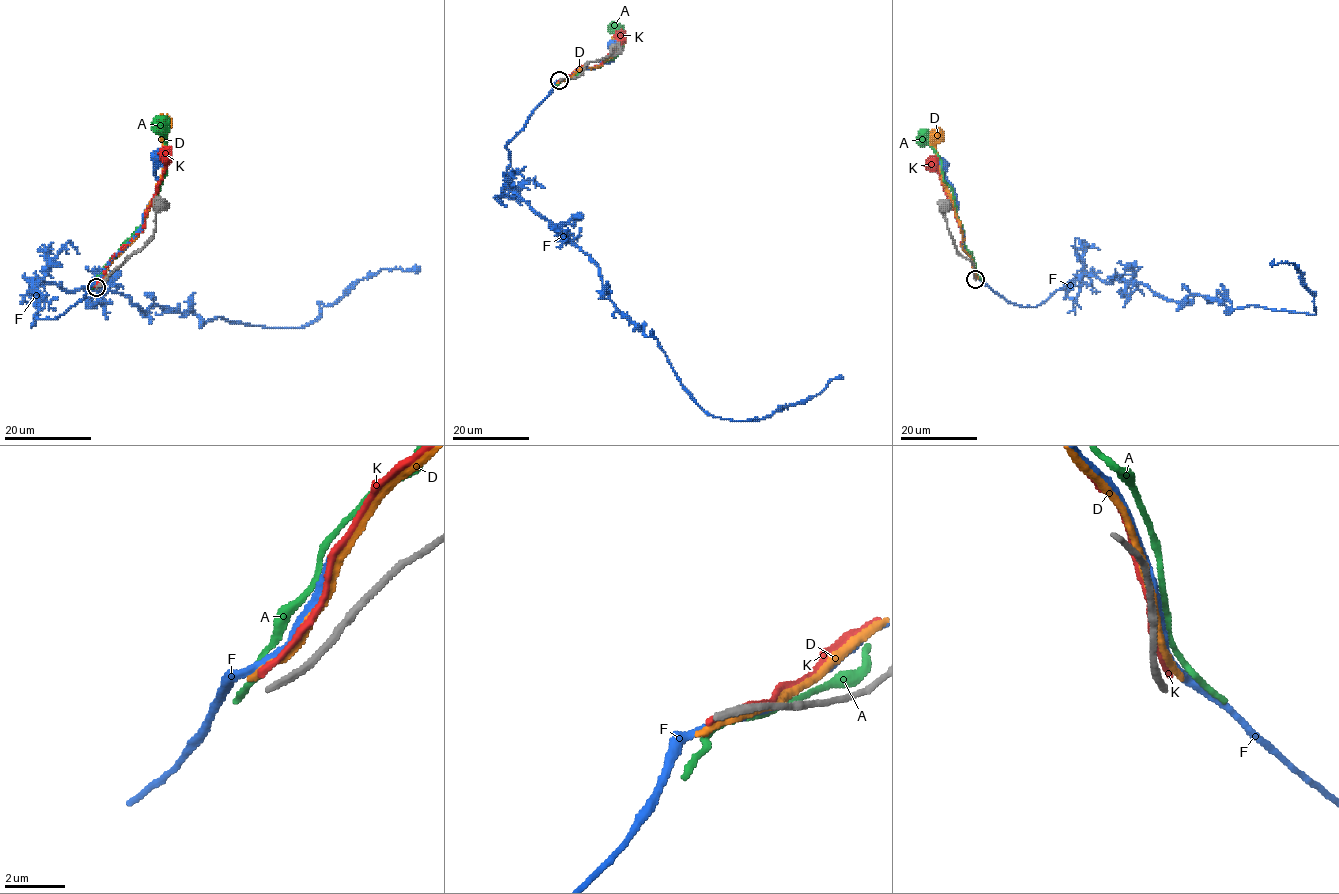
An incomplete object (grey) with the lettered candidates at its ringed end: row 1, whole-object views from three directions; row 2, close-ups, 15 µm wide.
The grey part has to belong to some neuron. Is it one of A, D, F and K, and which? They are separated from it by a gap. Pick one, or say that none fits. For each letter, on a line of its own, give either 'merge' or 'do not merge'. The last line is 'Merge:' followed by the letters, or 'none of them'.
A: do not merge
D: do not merge
F: do not merge
K: do not merge
Merge: none of them

